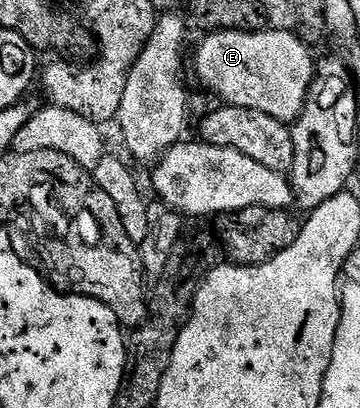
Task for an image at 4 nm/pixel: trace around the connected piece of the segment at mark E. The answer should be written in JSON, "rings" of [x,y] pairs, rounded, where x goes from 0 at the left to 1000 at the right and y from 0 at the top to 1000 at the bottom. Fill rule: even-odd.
{"rings":[[[747,64],[731,78],[675,78],[672,74],[628,74],[583,78],[569,98],[544,118],[544,176],[556,196],[600,235],[614,235],[625,257],[683,270],[728,270],[728,279],[750,279],[750,289],[772,289],[772,299],[808,306],[833,287],[856,230],[867,223],[867,194],[878,189],[881,150],[867,147],[869,120],[842,108],[819,76],[786,78],[778,69]]]}

